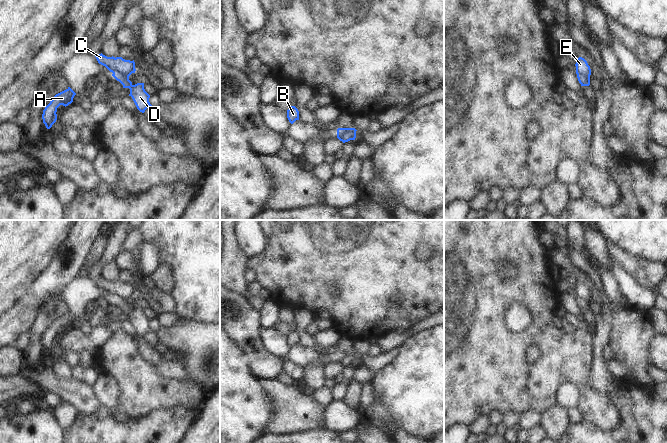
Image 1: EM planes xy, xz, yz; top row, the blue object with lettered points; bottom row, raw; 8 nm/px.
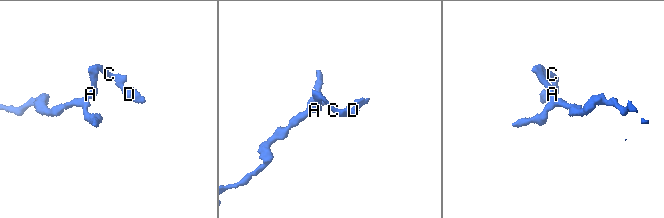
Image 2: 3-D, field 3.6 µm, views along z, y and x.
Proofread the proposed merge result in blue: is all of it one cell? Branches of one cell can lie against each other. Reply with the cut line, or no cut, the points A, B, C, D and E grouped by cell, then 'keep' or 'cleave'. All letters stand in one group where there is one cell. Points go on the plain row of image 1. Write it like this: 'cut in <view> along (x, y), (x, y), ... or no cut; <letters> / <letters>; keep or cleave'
cut in xy along (113, 296), (119, 296), (128, 301); A B C E / D; cleave

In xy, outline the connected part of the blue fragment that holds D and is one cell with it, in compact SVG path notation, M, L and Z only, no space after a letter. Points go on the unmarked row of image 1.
M117 296L113 297L112 300L123 309L123 312L130 313L129 320L132 321L140 336L144 337L147 332L152 330L149 326L150 319L144 313L144 307L133 309L129 301L125 301Z

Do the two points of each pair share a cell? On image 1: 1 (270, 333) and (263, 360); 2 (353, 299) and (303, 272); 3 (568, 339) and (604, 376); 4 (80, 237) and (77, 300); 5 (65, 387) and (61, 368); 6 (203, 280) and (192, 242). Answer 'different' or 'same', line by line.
1: different
2: same
3: different
4: different
5: different
6: same

